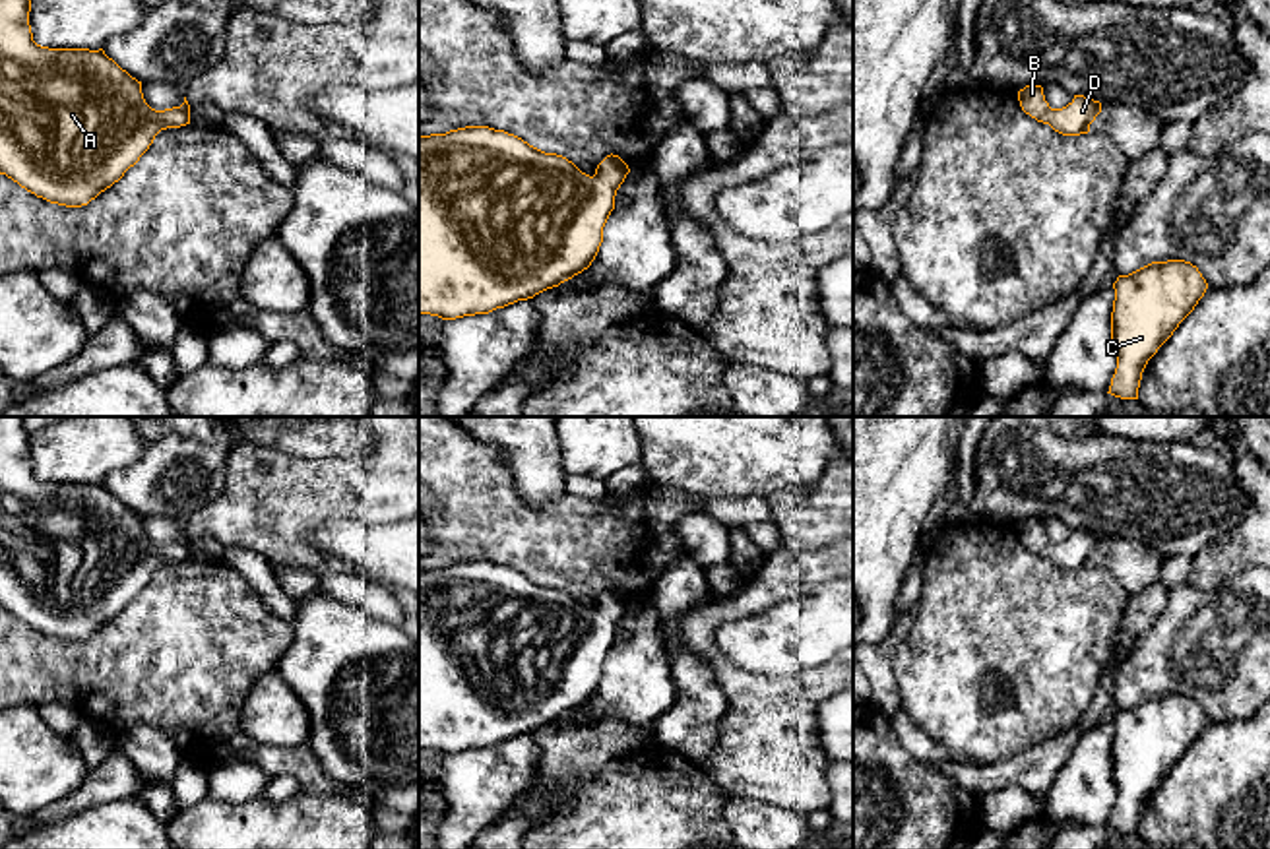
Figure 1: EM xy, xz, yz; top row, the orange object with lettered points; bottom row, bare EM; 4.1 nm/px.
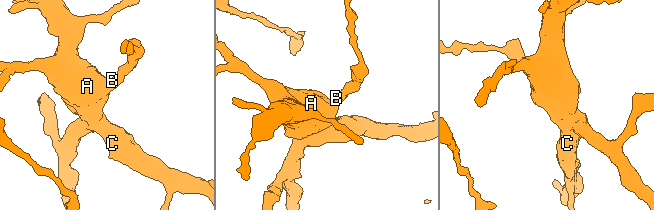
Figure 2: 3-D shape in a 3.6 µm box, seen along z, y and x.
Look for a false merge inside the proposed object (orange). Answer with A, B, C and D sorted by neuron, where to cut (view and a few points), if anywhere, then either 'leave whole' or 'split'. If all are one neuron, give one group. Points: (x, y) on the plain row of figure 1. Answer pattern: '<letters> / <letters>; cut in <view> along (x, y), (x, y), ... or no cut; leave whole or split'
A B C D; no cut; leave whole

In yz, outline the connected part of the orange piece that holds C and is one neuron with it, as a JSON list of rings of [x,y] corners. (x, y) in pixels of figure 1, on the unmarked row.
[[[1185,694],[1152,696],[1113,717],[1111,777],[1117,802],[1109,826],[1138,833],[1142,806],[1204,731],[1208,717]]]

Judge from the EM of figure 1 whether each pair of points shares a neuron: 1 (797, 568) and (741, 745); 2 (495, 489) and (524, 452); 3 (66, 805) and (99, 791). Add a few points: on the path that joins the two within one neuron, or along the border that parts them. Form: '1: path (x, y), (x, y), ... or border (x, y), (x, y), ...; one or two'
1: path (745, 599), (706, 628), (706, 650), (741, 692); one
2: border (477, 439), (497, 452), (516, 491), (538, 506); two
3: path (74, 801), (92, 791); one

